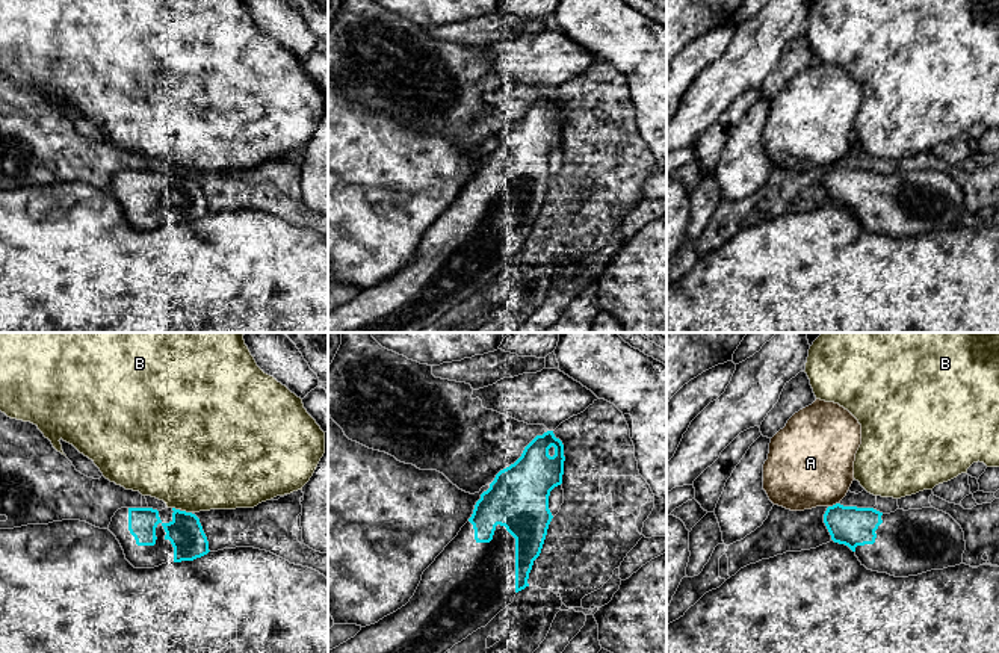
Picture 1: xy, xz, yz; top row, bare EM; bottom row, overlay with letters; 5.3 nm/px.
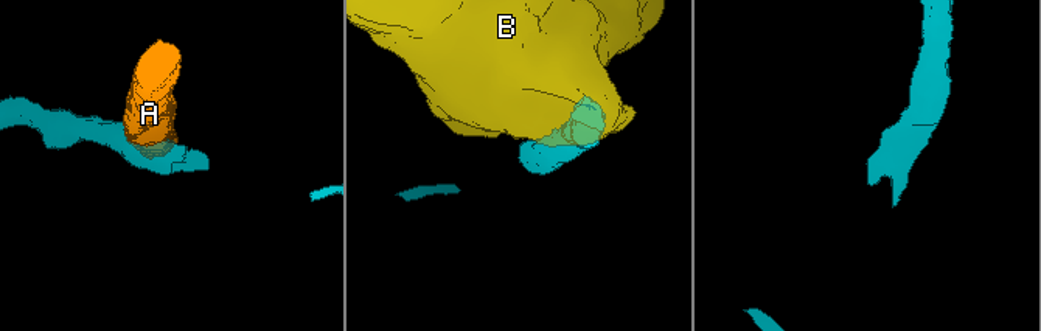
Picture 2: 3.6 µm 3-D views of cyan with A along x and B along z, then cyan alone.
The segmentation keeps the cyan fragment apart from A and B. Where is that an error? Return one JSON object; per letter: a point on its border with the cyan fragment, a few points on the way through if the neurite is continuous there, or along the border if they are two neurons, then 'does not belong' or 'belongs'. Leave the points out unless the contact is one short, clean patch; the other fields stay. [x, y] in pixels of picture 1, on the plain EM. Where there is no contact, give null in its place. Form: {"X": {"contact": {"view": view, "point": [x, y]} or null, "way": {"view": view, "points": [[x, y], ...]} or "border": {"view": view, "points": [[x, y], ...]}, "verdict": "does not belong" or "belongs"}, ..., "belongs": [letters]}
{"A": {"contact": {"view": "yz", "point": [833, 167]}, "verdict": "does not belong"}, "B": {"contact": {"view": "xy", "point": [185, 173]}, "verdict": "does not belong"}, "belongs": []}

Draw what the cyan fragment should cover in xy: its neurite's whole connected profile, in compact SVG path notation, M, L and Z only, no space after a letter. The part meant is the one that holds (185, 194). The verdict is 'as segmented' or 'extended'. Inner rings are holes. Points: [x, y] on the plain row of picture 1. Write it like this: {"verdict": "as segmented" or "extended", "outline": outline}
{"verdict": "extended", "outline": "M121 169L107 190L135 230L193 222L210 213L199 180L175 169Z"}

